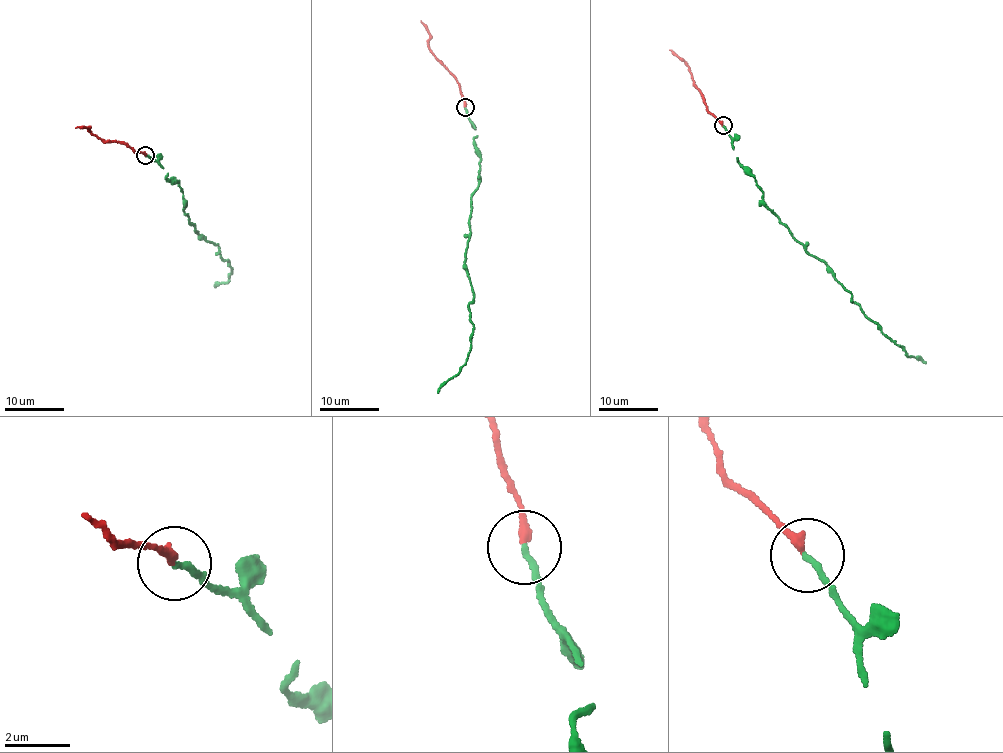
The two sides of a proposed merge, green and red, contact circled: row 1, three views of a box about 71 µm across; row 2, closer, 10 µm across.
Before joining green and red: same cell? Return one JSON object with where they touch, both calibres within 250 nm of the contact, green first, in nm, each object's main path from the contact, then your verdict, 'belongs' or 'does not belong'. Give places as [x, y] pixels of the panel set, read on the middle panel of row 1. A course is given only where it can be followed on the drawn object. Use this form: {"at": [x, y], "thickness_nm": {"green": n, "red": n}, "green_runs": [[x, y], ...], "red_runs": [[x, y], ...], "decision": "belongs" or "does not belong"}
{"at": [465, 107], "thickness_nm": {"green": 190, "red": 260}, "green_runs": [[464, 107], [480, 159], [464, 267], [474, 297], [468, 305], [474, 328], [467, 360], [438, 392]], "red_runs": [[464, 107], [457, 82], [437, 60], [428, 44], [427, 28], [420, 20]], "decision": "belongs"}

